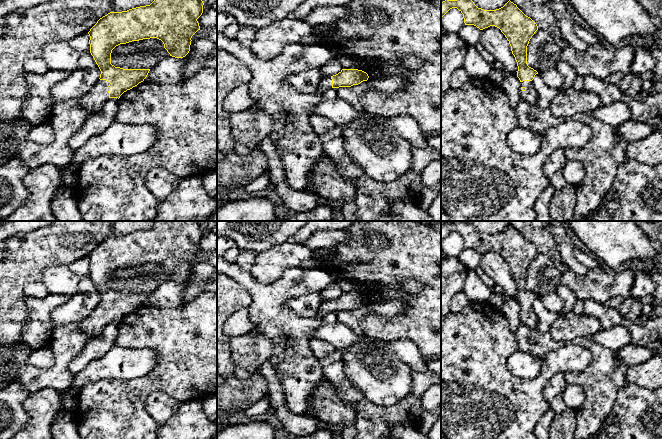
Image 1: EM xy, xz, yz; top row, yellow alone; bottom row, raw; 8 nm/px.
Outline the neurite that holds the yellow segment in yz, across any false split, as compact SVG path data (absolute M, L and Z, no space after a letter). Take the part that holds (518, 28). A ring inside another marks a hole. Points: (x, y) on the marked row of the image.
M445 0L441 2L441 19L452 8L457 8L463 14L465 25L474 25L480 30L495 26L501 30L517 62L520 97L535 106L537 92L532 80L538 72L527 64L527 46L538 30L537 24L510 0L496 10L478 8L472 0Z

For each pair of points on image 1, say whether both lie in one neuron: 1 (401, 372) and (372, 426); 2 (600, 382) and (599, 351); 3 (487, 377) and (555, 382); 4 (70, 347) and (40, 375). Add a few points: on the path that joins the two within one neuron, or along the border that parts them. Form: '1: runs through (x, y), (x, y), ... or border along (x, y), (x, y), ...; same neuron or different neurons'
1: border along (366, 397), (382, 406), (392, 406), (405, 398); different neurons
2: runs through (600, 374), (600, 359); same neuron
3: border along (562, 372), (546, 383), (548, 404); different neurons
4: runs through (63, 356), (62, 363), (49, 375); same neuron

